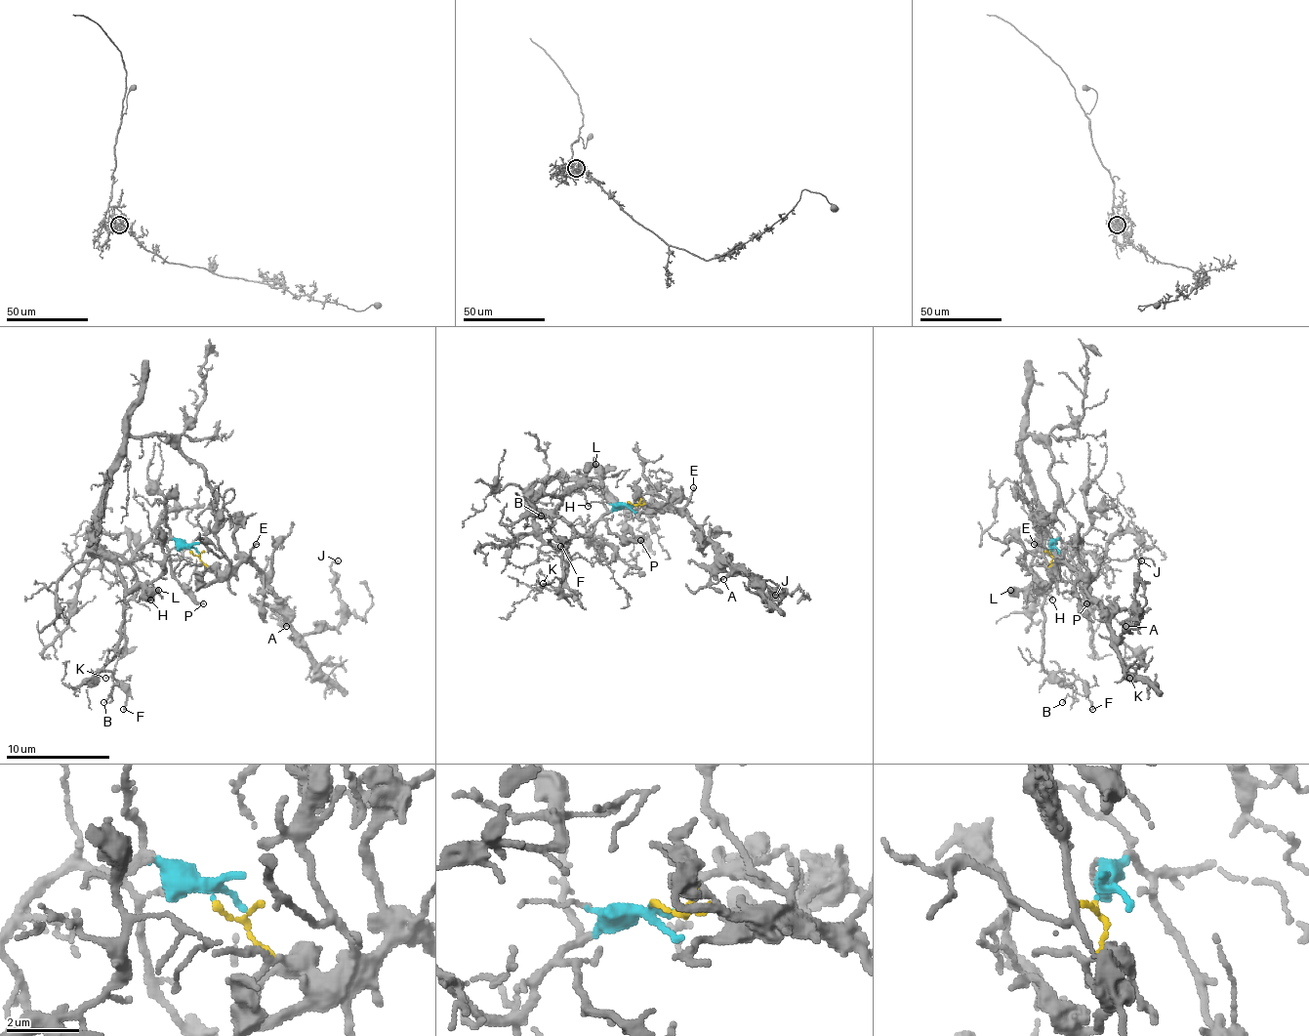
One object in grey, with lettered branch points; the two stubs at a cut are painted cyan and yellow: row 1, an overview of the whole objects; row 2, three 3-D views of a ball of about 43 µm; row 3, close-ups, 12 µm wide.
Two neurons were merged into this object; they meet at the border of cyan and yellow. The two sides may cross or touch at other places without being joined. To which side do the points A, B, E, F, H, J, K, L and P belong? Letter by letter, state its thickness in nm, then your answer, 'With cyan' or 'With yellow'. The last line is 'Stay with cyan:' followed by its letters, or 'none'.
A: Thickness 140 nm. With yellow
B: Thickness 90 nm. With cyan
E: Thickness 150 nm. With yellow
F: Thickness 170 nm. With cyan
H: Thickness 140 nm. With cyan
J: Thickness 160 nm. With yellow
K: Thickness 110 nm. With cyan
L: Thickness 500 nm. With cyan
P: Thickness 240 nm. With cyan
Stay with cyan: B, F, H, K, L, P

